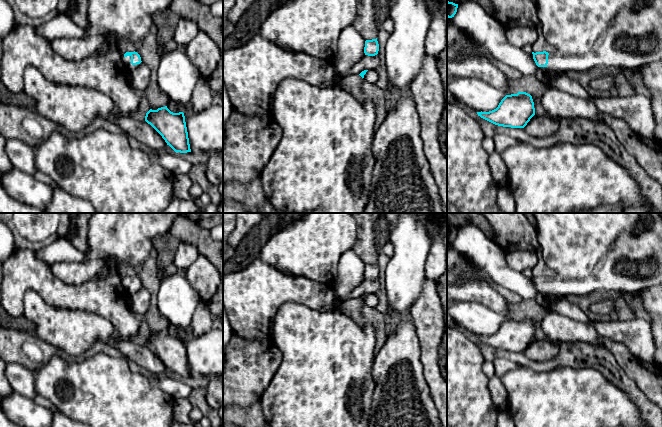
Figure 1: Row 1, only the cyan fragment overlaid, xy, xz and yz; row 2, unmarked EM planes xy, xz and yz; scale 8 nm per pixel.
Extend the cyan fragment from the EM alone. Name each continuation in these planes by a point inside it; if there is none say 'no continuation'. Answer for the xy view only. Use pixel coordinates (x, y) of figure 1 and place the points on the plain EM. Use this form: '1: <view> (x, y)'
1: xy (127, 284)

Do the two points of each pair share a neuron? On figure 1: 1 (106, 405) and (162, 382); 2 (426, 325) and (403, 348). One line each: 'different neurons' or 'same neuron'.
1: different neurons
2: different neurons

